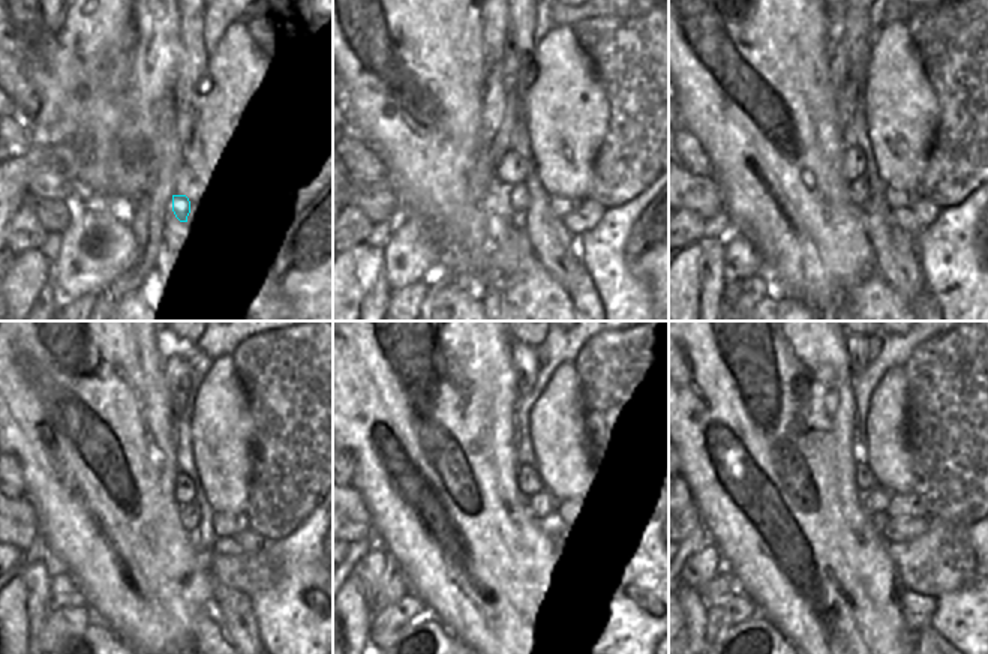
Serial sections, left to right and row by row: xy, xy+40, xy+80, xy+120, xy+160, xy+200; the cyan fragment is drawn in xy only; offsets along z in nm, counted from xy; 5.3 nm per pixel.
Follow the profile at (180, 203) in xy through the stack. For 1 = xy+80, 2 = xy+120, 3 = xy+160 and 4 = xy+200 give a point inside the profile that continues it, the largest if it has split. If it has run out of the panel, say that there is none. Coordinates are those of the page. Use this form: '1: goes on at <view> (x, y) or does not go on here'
1: goes on at xy+80 (858, 191)
2: goes on at xy+120 (200, 507)
3: goes on at xy+160 (540, 504)
4: goes on at xy+200 (876, 500)

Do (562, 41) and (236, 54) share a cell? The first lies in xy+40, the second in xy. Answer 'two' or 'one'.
one

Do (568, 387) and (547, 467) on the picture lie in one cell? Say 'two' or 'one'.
one

